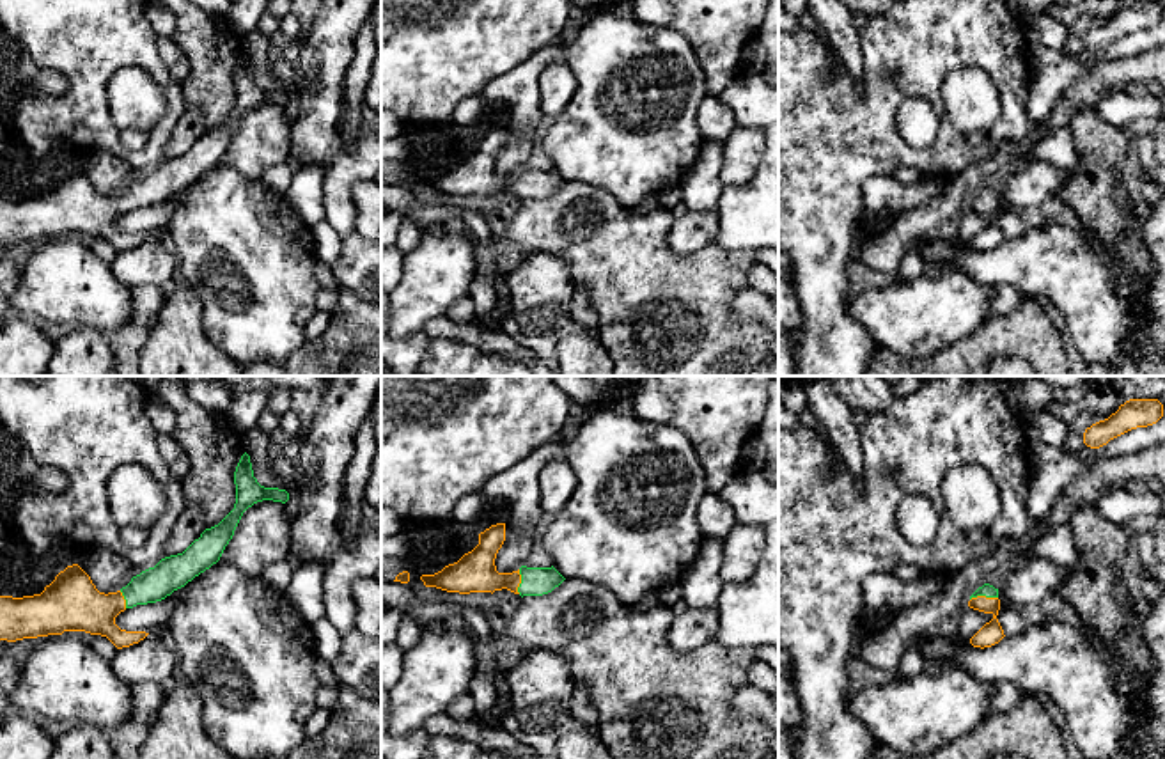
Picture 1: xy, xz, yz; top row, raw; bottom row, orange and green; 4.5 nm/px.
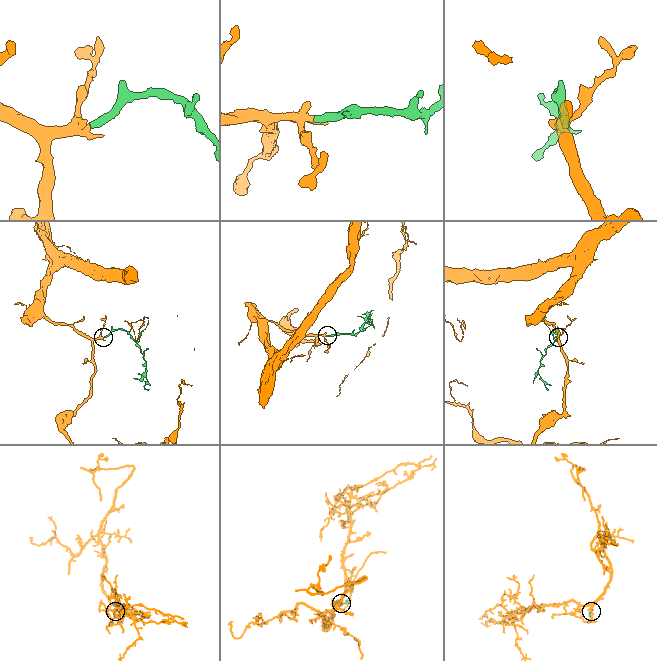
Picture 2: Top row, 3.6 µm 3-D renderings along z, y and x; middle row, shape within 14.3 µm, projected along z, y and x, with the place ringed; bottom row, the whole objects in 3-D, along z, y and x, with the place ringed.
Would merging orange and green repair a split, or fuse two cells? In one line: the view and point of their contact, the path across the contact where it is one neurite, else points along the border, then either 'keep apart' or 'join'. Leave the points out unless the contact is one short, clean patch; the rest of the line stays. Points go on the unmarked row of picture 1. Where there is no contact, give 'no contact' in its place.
yz (983, 199) | across yz (990, 236), (993, 211), (983, 199), (986, 192) | join

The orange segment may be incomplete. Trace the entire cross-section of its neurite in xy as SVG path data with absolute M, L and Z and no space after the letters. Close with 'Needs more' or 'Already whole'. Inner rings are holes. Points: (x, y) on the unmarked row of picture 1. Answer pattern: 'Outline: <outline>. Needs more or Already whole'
Outline: M246 55L236 69L234 87L234 112L218 128L206 131L183 156L165 160L154 170L133 179L117 195L99 195L90 179L73 167L60 174L41 197L0 199L0 243L16 245L85 234L106 239L117 252L138 246L149 236L121 232L115 227L121 215L161 204L216 167L243 115L254 106L289 103L285 92L264 90L257 85Z. Needs more

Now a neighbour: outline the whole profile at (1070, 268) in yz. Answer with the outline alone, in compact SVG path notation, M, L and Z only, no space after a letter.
M1165 195L1145 218L1138 220L1138 227L1154 270L1145 300L1119 294L1115 273L1108 266L1112 246L1082 225L1071 231L1060 223L1048 223L984 252L963 245L958 257L940 262L936 270L959 270L986 287L1007 284L1027 296L1048 298L1064 314L1071 339L1085 362L1108 365L1140 321L1154 321L1165 328Z

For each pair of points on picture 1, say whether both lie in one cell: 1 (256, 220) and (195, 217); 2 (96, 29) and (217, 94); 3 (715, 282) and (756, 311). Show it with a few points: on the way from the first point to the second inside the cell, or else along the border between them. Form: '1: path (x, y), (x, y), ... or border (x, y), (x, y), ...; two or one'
1: path (242, 220), (210, 219); one
2: border (179, 84), (187, 109); two
3: border (749, 286), (734, 300), (733, 314), (759, 323); two

